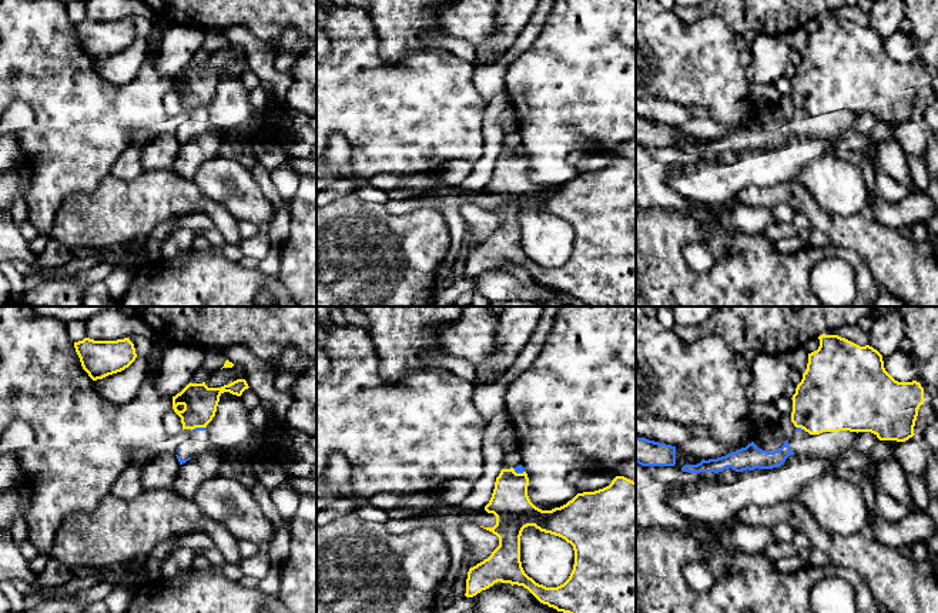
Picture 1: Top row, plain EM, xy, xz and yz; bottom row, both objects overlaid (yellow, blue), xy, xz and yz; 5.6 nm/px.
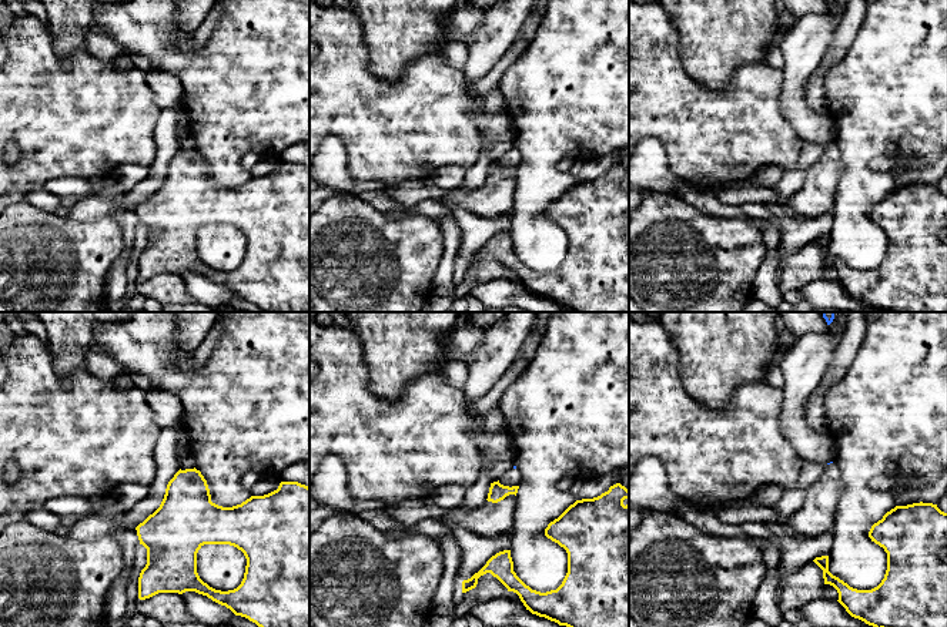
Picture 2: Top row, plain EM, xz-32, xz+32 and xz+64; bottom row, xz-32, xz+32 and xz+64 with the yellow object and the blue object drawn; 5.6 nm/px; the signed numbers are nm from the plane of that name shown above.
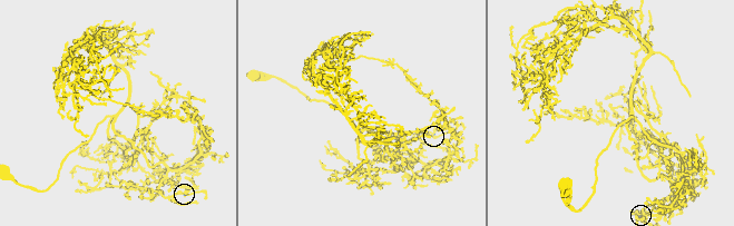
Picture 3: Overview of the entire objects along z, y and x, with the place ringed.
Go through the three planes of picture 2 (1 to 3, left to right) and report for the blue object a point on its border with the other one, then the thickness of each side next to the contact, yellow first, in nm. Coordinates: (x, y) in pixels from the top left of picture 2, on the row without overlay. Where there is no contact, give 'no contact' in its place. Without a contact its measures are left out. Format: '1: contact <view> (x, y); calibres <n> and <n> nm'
1: no contact
2: no contact
3: no contact

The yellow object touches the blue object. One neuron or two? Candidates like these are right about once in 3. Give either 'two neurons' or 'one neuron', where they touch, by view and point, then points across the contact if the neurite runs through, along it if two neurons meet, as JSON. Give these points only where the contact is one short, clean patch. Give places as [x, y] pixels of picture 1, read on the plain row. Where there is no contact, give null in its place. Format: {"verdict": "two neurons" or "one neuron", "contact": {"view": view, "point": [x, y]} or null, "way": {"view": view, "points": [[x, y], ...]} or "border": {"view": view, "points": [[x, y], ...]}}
{"verdict": "two neurons", "contact": {"view": "xz", "point": [519, 154]}, "border": {"view": "xz", "points": [[512, 148], [516, 153], [525, 153]]}}

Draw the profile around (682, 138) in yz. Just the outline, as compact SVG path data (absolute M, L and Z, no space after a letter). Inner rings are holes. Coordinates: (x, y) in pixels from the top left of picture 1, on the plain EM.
M676 127L676 145L674 145L676 150L681 151L684 145L697 145L701 141L703 141L701 138L687 134L679 127Z

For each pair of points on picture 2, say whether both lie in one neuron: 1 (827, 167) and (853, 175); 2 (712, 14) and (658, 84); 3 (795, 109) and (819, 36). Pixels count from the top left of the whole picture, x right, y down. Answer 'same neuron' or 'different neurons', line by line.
1: different neurons
2: different neurons
3: same neuron

